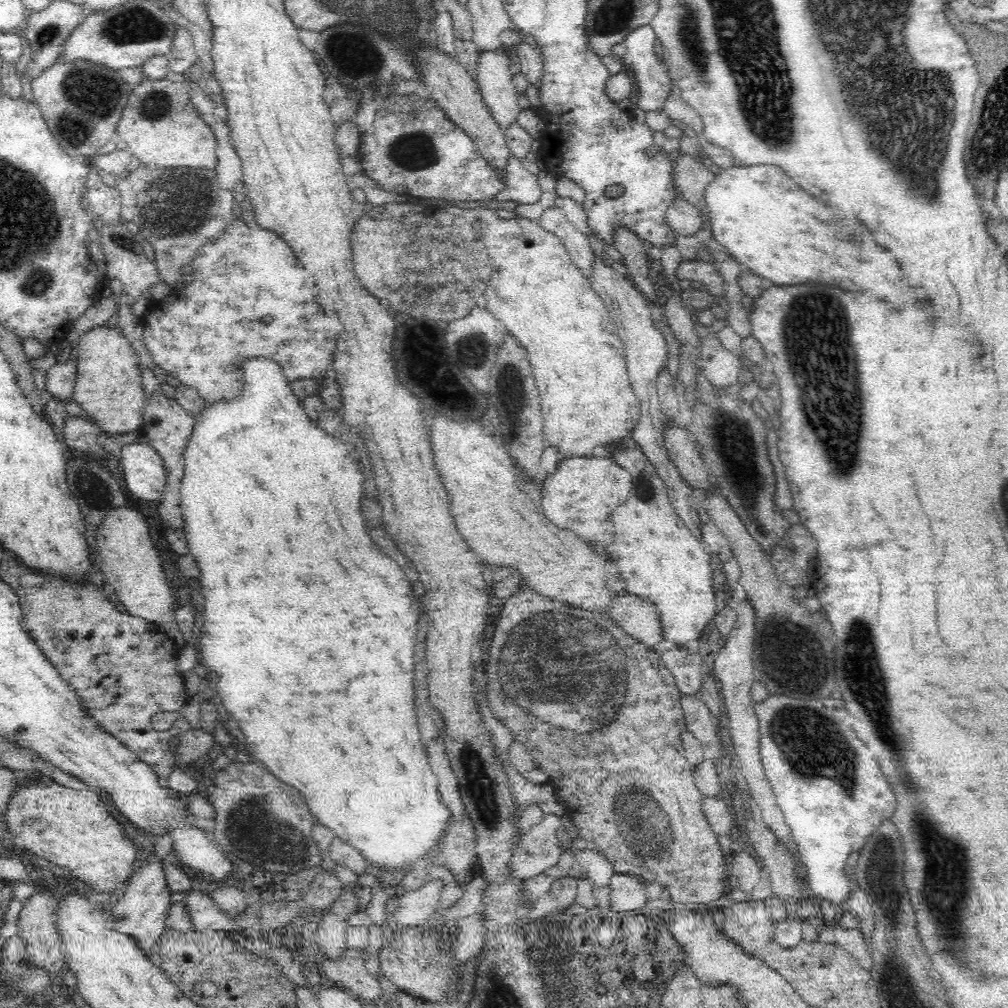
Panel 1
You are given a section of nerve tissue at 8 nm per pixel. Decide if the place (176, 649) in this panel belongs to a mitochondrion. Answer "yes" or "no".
no

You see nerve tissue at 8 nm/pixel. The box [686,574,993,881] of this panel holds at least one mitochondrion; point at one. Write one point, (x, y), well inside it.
(814, 746)

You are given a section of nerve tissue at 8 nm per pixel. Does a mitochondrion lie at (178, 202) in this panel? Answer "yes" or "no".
yes

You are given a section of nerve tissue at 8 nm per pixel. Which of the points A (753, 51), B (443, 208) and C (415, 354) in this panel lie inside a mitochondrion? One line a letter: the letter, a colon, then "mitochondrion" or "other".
A: mitochondrion
B: other
C: other

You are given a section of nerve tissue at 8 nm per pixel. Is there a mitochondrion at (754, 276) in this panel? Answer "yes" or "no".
no

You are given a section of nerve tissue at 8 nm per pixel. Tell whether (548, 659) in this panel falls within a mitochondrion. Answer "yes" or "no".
yes

